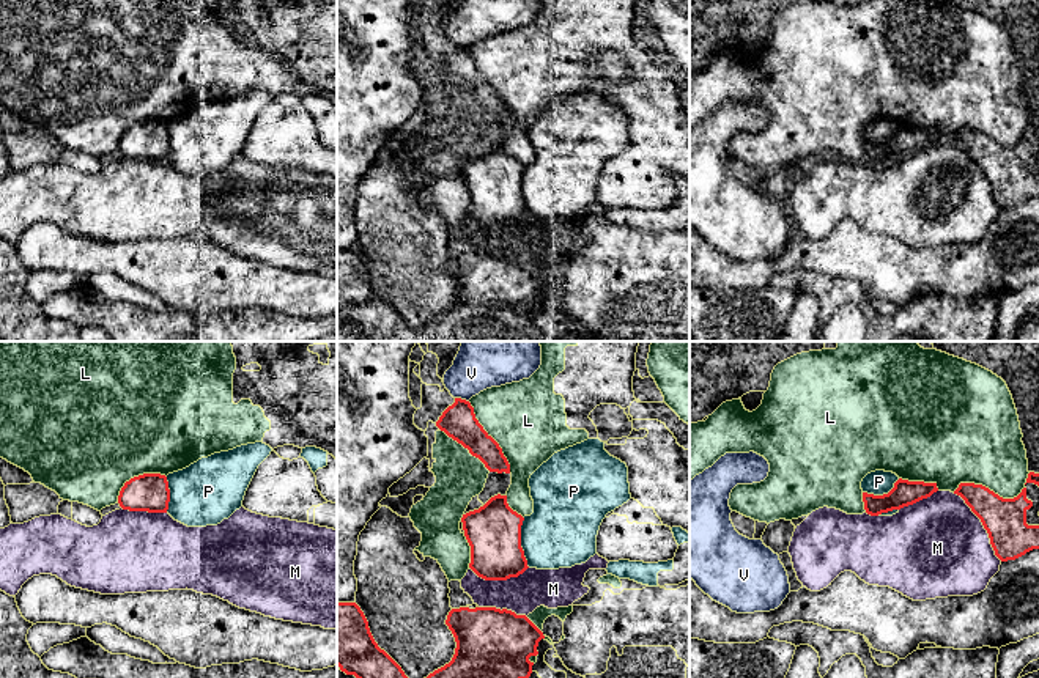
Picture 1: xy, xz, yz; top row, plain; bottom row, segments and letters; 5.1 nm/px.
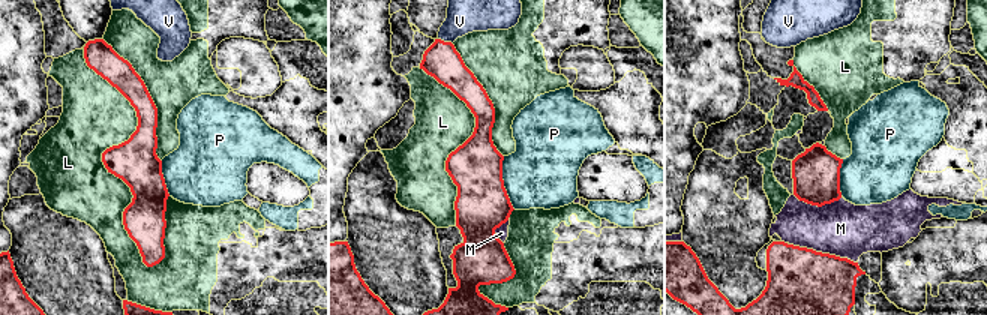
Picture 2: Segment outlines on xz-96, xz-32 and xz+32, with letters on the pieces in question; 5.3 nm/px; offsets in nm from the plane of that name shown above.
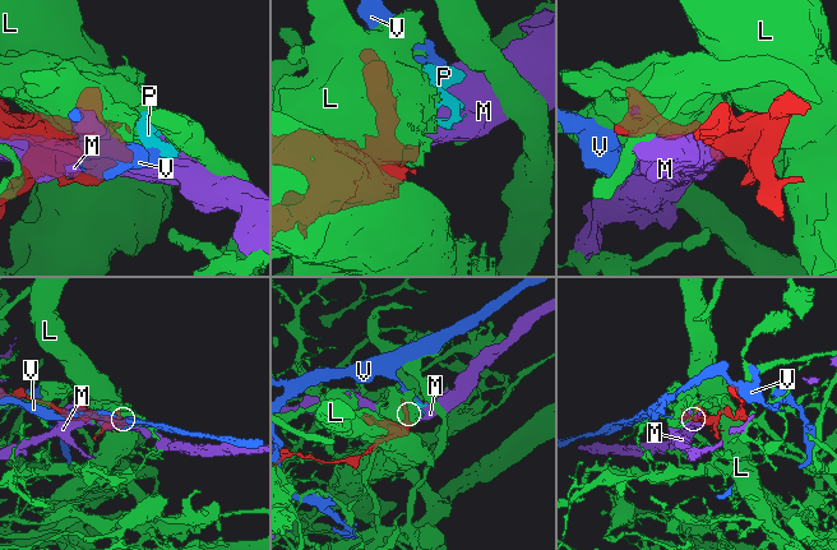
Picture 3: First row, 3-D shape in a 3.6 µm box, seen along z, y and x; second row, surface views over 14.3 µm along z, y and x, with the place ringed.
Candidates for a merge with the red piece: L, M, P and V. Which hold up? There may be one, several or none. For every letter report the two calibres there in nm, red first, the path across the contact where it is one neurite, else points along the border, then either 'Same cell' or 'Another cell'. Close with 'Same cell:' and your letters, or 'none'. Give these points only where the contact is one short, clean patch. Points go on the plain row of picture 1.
L: Thickness 220 nm (red) against 420 nm. Another cell
M: Thickness 220 nm (red) against 500 nm. Another cell
P: Thickness 280 nm (red) against 360 nm. Boundary: xz (523, 165), (521, 197), (529, 214). Another cell
V: Thickness 180 nm (red) against 220 nm. Another cell
Same cell: none

